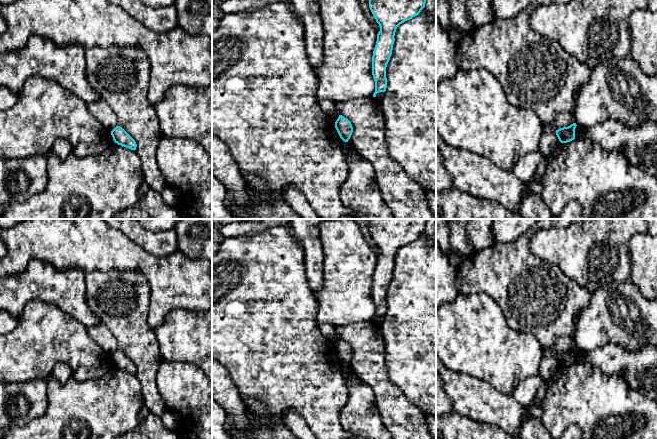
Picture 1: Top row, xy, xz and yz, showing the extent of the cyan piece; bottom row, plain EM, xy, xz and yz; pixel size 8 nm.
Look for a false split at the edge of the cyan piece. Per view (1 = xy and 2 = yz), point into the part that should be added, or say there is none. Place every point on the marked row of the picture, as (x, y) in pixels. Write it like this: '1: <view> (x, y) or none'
1: none
2: none

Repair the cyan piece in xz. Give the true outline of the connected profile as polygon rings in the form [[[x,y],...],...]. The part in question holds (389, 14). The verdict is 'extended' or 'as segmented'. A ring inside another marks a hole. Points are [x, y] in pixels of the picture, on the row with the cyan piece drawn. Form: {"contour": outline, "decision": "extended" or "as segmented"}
{"contour": [[[369,0],[369,8],[380,26],[372,56],[373,97],[386,91],[386,67],[392,55],[397,27],[419,15],[425,3],[426,0]]], "decision": "as segmented"}

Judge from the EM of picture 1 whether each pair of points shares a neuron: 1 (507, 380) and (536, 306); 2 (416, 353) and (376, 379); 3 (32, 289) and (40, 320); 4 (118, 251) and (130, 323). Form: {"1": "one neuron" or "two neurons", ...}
{"1": "two neurons", "2": "two neurons", "3": "two neurons", "4": "two neurons"}

